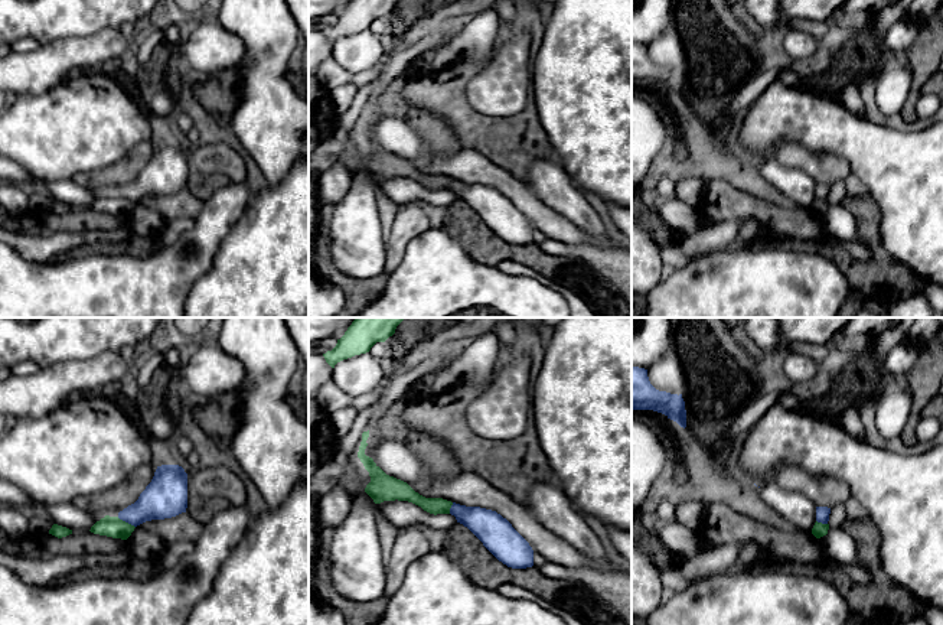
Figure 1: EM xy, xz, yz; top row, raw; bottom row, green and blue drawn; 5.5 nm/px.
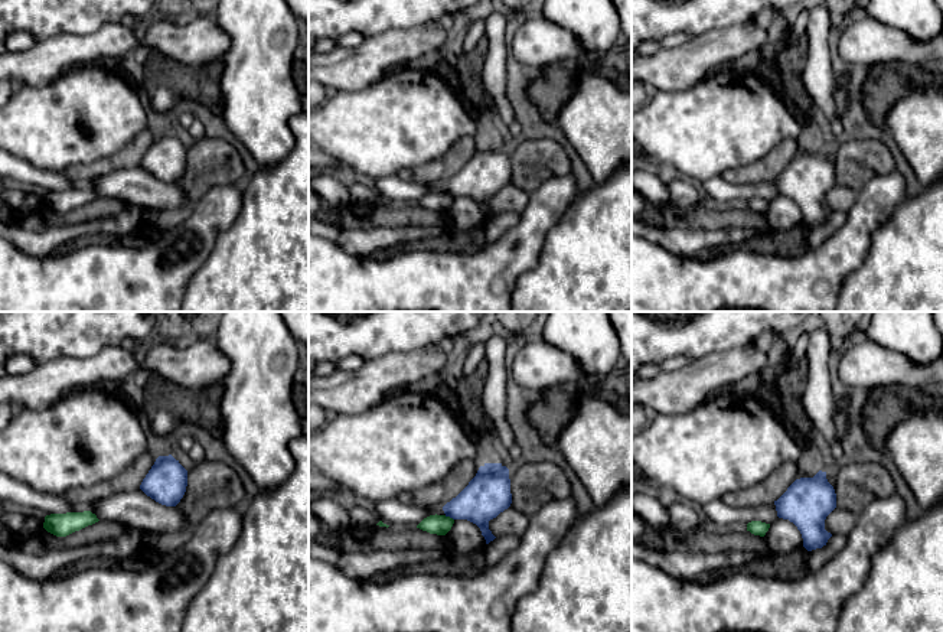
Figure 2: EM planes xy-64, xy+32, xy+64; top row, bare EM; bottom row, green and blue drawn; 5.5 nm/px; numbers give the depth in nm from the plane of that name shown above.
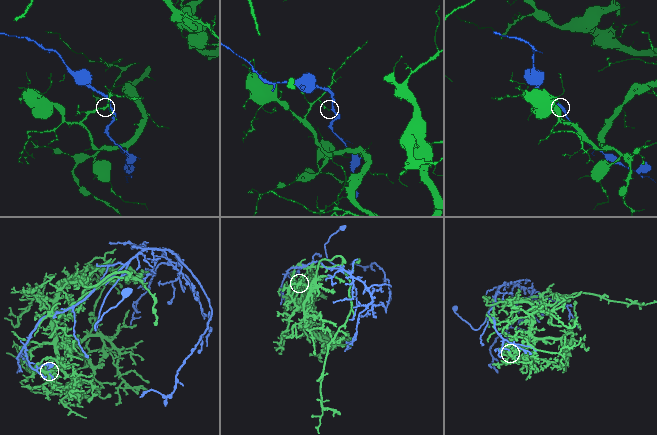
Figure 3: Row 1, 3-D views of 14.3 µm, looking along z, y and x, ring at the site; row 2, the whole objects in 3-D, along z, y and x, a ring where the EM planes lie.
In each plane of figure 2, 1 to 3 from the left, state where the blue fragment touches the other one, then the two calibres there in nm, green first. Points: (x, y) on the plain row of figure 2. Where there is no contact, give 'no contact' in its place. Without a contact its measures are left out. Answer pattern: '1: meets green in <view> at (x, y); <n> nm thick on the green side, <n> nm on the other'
1: no contact
2: meets green in xy+32 at (449, 194); 110 nm thick on the green side, 240 nm on the other
3: no contact

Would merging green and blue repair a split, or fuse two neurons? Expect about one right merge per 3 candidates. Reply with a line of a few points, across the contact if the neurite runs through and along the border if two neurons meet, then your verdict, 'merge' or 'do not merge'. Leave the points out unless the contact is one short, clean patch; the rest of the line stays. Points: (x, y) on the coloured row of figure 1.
do not merge

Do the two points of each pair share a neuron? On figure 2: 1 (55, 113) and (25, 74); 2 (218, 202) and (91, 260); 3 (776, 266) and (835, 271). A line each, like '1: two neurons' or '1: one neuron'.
1: two neurons
2: one neuron
3: one neuron

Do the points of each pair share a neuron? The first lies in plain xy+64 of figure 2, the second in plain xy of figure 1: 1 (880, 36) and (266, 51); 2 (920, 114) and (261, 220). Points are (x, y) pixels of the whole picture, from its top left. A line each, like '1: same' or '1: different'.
1: different
2: different

